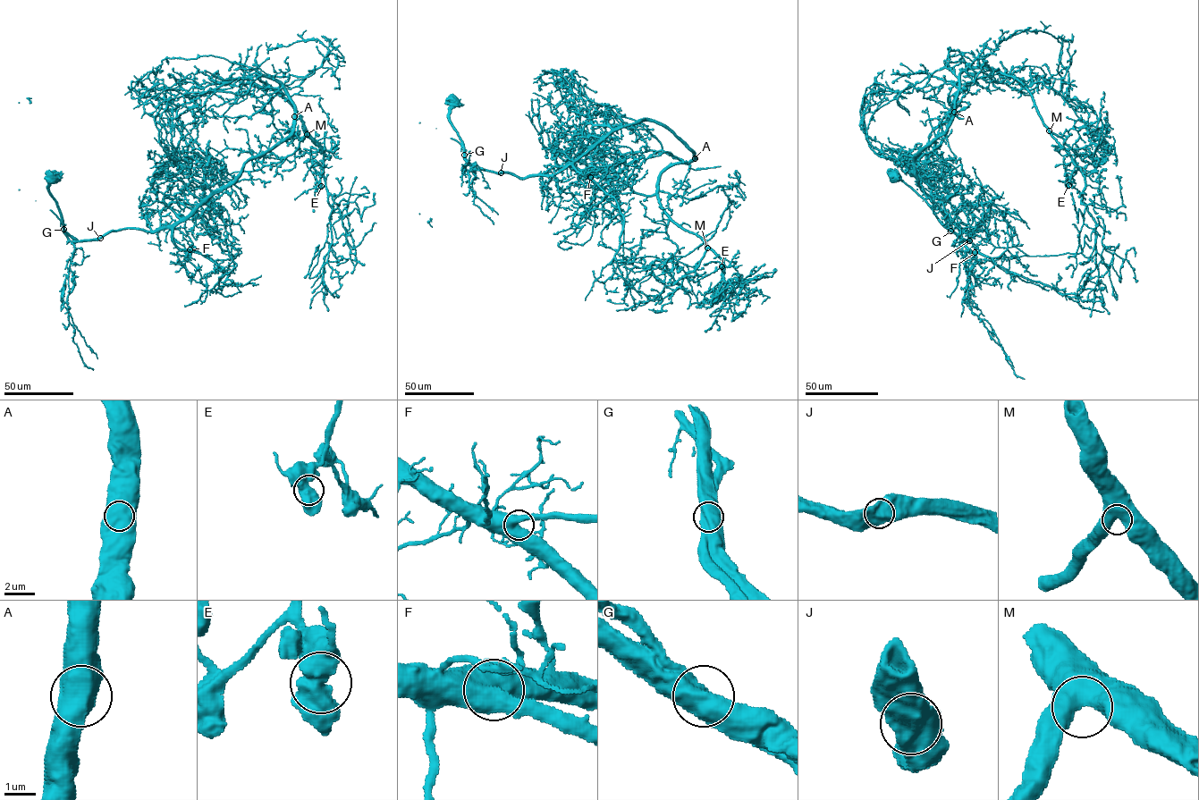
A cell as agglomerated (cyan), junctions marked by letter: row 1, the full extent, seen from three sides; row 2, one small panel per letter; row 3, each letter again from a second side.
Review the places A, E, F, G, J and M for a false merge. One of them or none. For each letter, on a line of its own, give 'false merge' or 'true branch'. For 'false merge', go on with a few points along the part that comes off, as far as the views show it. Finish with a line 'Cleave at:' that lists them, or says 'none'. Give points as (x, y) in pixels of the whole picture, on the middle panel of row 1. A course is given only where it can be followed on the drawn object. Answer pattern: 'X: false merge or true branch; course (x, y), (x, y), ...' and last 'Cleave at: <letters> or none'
A: true branch
E: true branch
F: true branch
G: false merge; course (464, 155), (465, 149), (456, 140), (435, 128), (420, 122), (431, 220), (428, 222), (432, 227)
J: true branch
M: true branch
Cleave at: G

